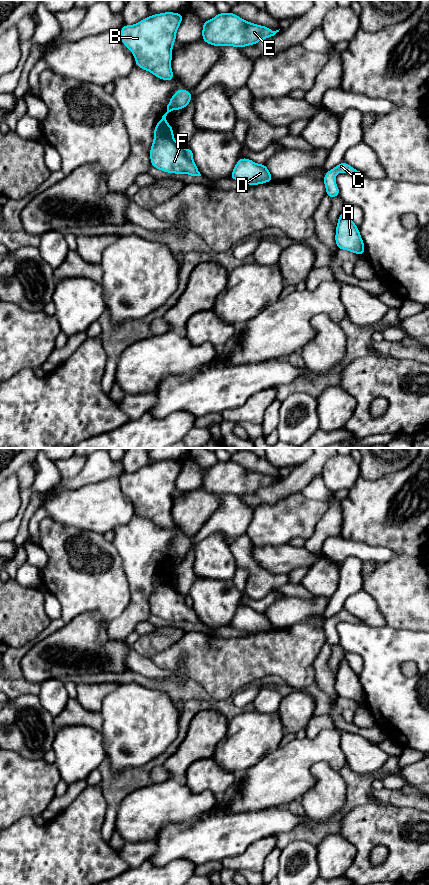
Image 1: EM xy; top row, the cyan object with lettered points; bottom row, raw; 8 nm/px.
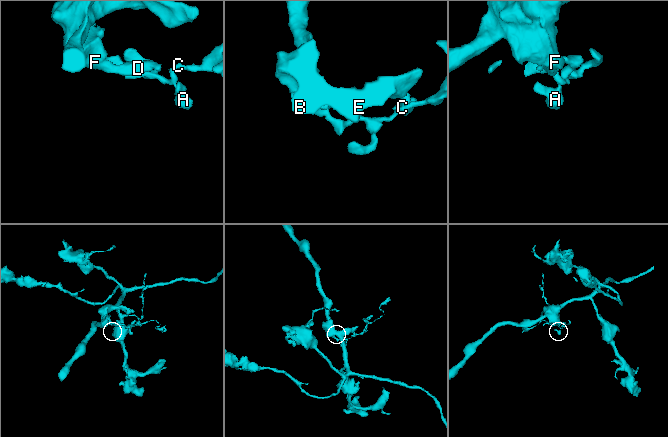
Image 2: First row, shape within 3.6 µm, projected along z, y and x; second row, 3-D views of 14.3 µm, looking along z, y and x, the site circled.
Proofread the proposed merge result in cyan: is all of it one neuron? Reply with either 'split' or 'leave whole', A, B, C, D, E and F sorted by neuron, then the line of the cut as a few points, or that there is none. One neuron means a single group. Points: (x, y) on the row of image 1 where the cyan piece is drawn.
split; A C / B D E F; cut in xy along (185, 149), (185, 153), (191, 159)

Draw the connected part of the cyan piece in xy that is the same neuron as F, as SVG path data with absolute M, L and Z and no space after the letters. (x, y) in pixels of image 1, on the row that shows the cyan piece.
M184 88L177 90L167 105L167 112L153 130L154 139L150 147L150 161L153 167L163 172L201 176L194 160L186 155L186 148L174 139L172 125L166 121L169 112L187 107L191 100L192 92Z

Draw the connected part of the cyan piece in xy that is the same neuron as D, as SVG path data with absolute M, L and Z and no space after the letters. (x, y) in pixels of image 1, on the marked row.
M239 158L230 177L250 186L268 183L273 180L265 164L257 164L248 158Z

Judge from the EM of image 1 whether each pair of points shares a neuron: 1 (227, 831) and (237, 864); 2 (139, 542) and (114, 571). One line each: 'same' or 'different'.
1: different
2: different

